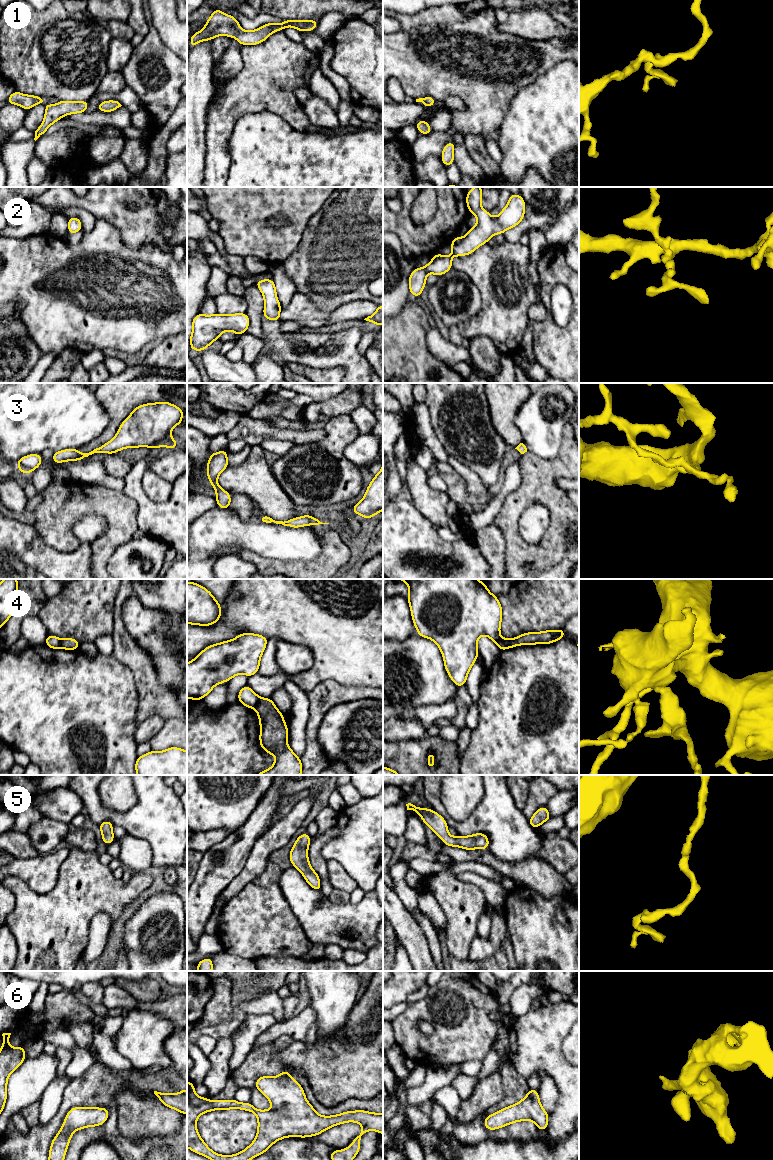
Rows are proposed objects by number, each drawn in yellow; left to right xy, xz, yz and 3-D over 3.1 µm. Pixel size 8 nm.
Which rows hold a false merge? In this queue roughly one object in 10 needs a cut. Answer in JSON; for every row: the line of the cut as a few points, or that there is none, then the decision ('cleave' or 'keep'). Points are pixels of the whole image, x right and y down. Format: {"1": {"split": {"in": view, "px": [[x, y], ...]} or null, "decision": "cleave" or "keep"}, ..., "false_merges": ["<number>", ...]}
{"1": {"split": null, "decision": "keep"}, "2": {"split": null, "decision": "keep"}, "3": {"split": null, "decision": "keep"}, "4": {"split": {"in": "xz", "px": [[260, 698], [254, 707]]}, "decision": "cleave"}, "5": {"split": null, "decision": "keep"}, "6": {"split": null, "decision": "keep"}, "false_merges": ["4"]}

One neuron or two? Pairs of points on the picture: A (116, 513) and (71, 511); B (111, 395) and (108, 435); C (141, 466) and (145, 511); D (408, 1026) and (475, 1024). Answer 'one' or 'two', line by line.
A: one
B: one
C: one
D: one

